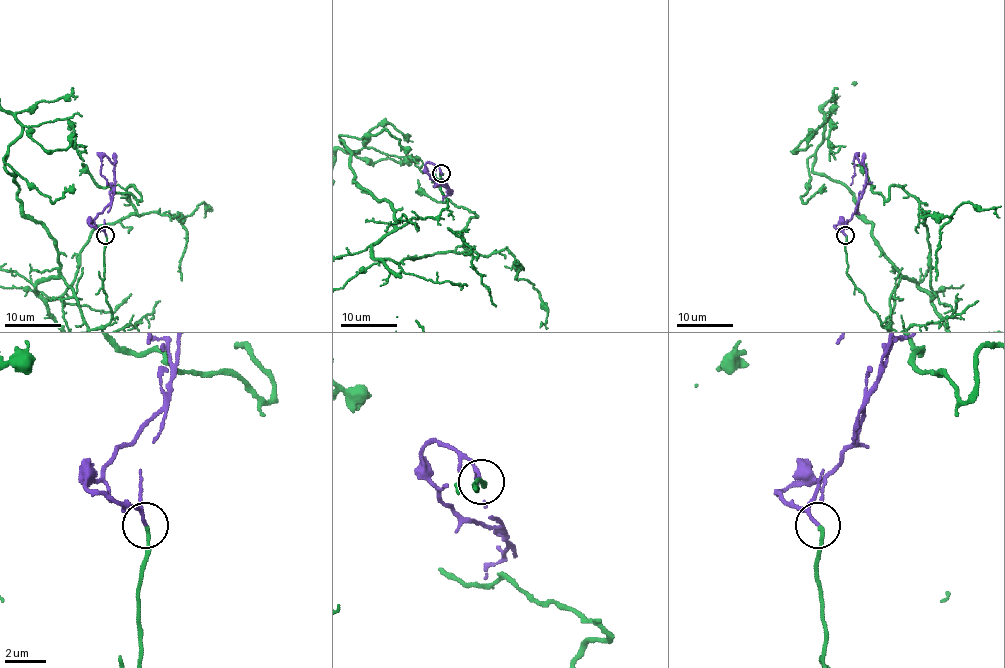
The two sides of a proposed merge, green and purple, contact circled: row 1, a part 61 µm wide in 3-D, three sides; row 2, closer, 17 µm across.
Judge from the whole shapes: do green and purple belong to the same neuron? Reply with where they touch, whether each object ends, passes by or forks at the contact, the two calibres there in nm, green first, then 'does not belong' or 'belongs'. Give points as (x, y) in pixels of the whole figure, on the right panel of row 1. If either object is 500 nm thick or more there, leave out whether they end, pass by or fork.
(845, 235) | green ends | purple passes by | 180/110 nm | belongs

